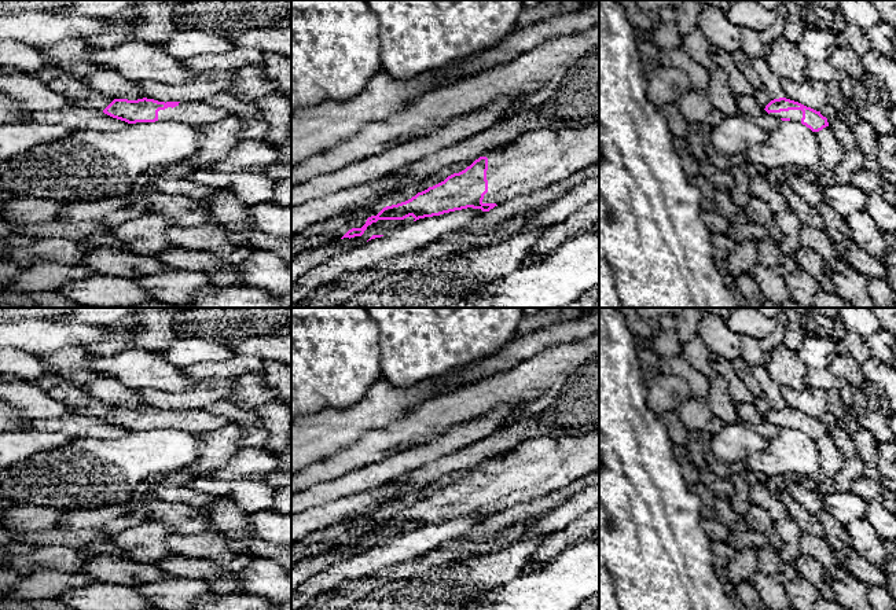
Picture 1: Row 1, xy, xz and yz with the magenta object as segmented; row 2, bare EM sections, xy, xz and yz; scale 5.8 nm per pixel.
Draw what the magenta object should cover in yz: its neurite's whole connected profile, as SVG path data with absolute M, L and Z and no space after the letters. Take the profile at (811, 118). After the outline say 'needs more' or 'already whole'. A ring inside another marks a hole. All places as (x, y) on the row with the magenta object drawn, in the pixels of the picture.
M786 98L771 100L764 110L774 117L779 117L782 121L801 122L812 132L819 132L829 126L827 118L820 111Z; needs more

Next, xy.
M147 98L114 99L103 113L128 124L175 121L195 126L213 124L229 115L227 110L213 107L205 100L165 103Z; needs more

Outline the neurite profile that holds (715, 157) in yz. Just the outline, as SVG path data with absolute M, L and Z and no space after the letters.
M701 124L699 128L701 128L702 139L705 143L708 161L721 170L728 170L731 166L728 157L717 151L710 143L710 133L713 128L705 124Z

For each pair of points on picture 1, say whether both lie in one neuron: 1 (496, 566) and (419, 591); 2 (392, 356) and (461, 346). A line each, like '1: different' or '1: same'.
1: same
2: same

